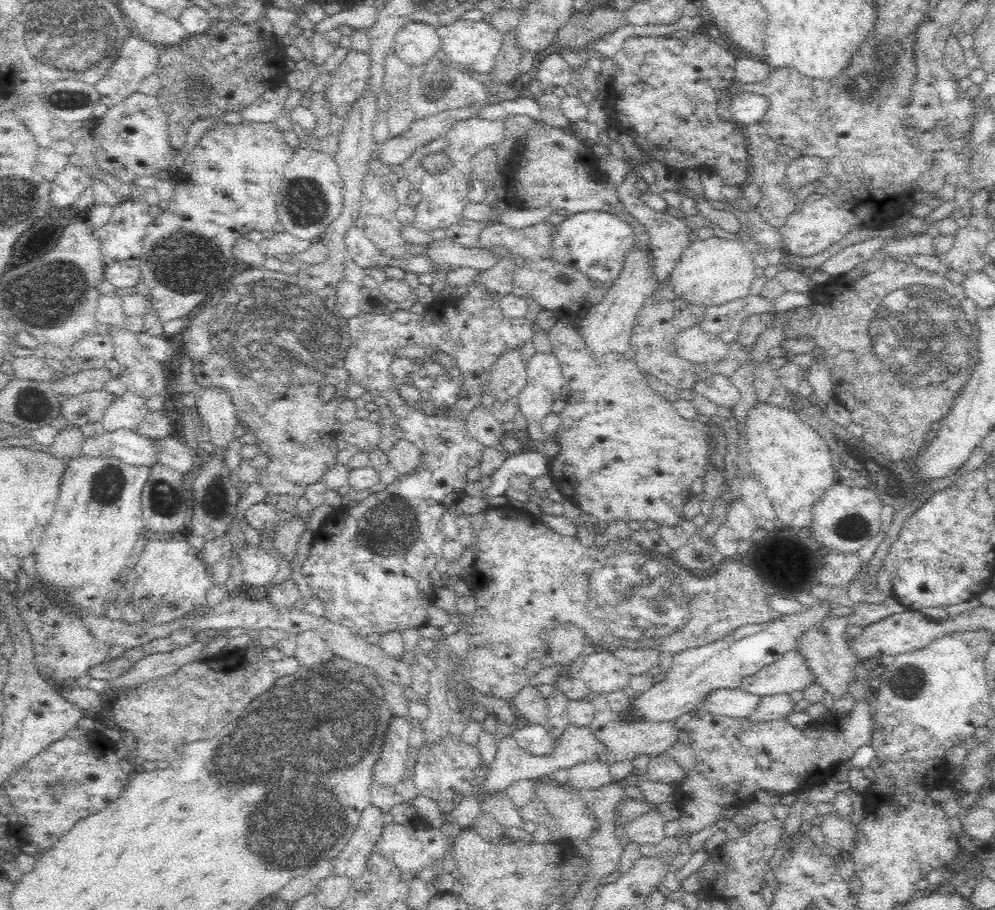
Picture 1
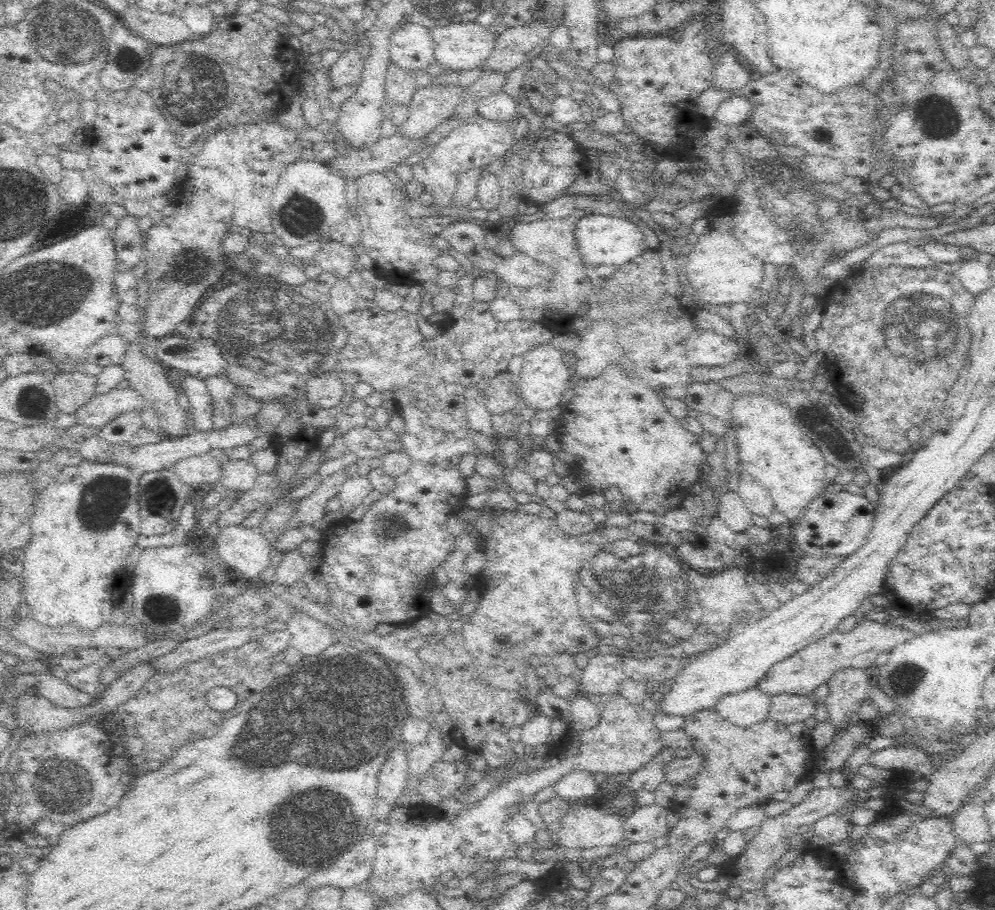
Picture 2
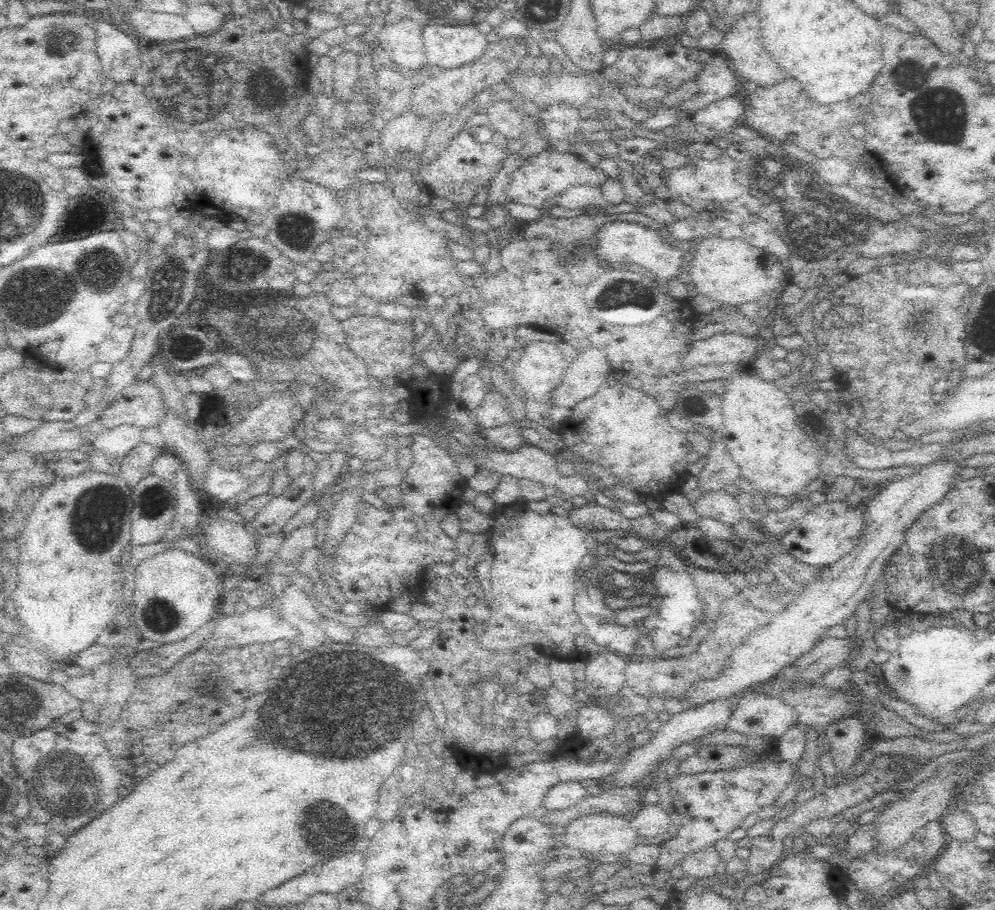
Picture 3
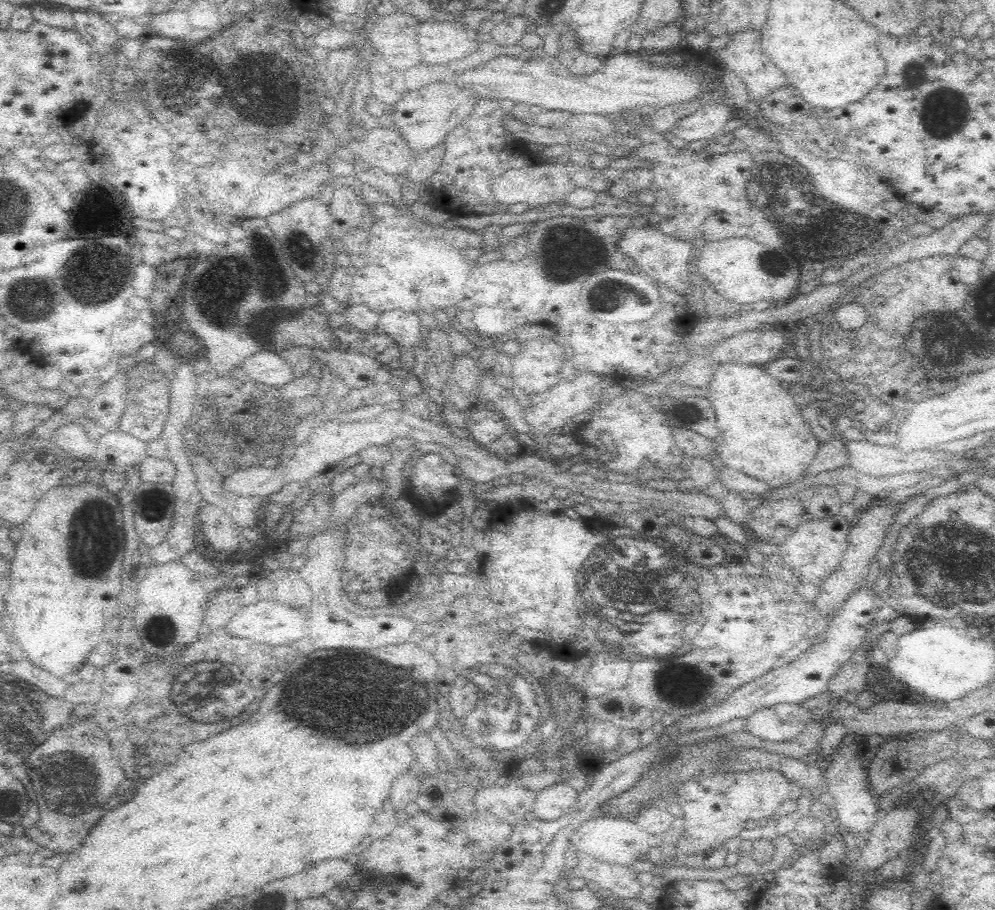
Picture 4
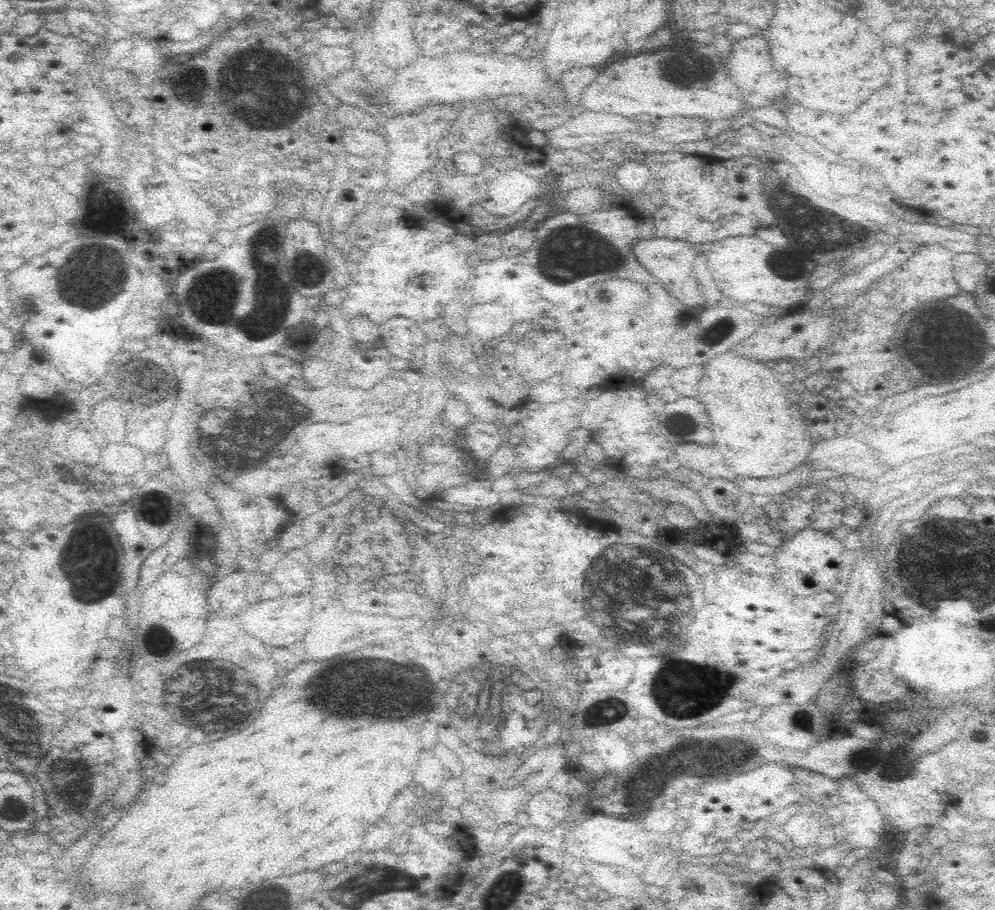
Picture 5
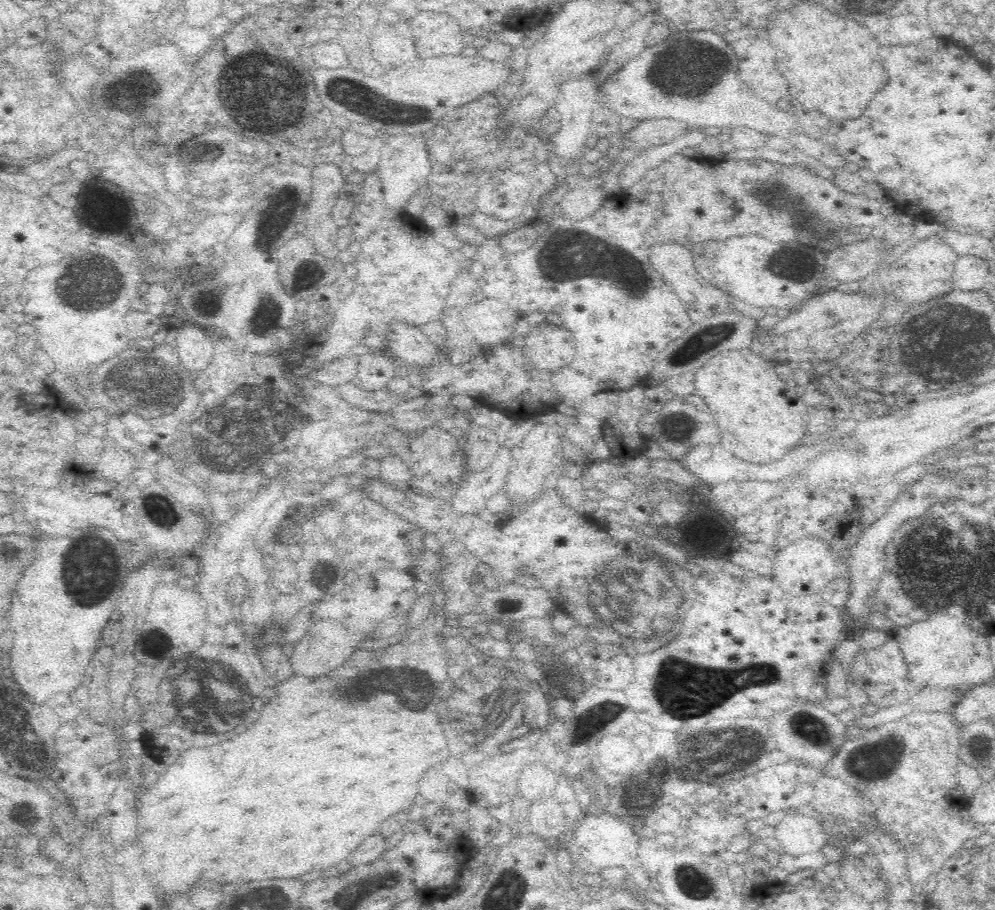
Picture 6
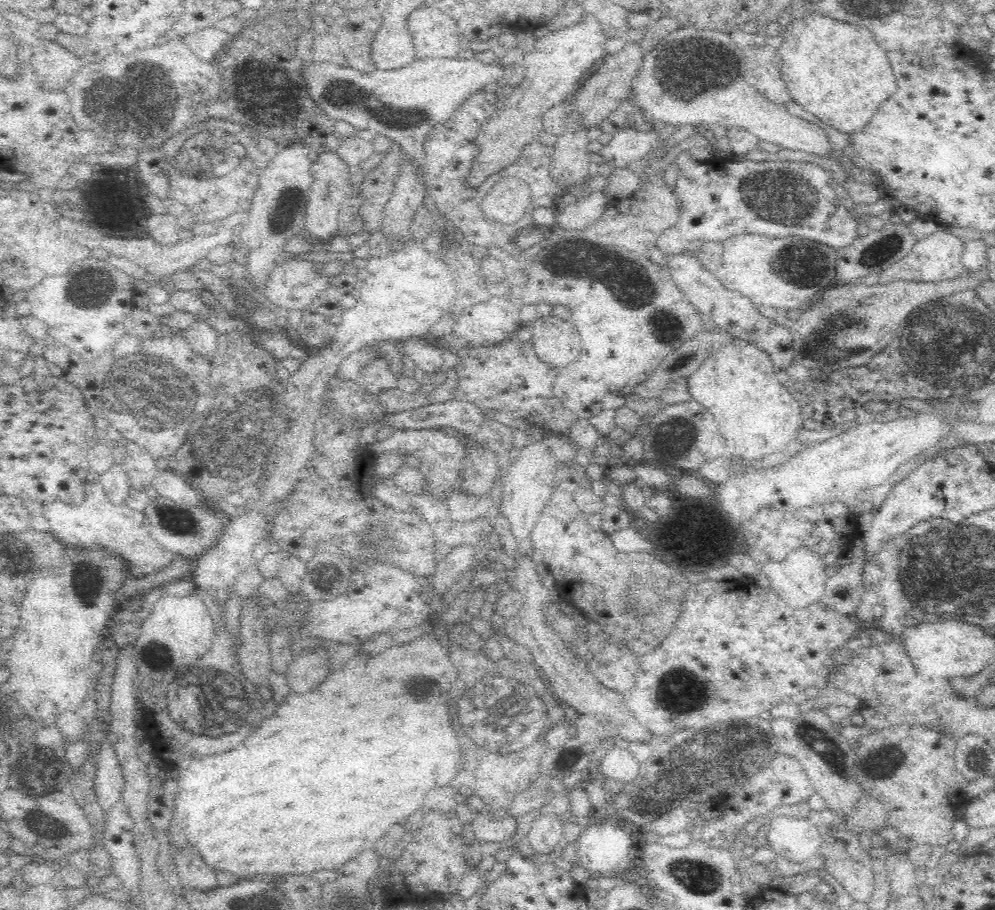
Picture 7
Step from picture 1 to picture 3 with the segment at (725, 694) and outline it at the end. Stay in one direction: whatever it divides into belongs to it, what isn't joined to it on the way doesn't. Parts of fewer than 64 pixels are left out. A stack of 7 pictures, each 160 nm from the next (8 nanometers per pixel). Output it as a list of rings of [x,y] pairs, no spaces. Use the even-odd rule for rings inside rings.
[[[748,692],[737,698],[735,706],[729,726],[743,735],[778,740],[791,727],[798,725],[797,714],[779,696]]]

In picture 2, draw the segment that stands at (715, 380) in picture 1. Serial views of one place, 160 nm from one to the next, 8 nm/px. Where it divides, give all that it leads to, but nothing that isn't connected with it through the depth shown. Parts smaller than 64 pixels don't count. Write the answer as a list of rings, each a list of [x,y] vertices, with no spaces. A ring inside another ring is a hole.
[[[711,381],[690,383],[681,397],[688,410],[711,414],[725,421],[731,417],[730,409],[735,398],[736,396],[723,388],[719,382]]]

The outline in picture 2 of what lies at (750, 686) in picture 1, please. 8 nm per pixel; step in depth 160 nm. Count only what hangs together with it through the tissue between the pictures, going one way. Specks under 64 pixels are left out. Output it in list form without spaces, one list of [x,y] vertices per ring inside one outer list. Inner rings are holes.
[[[866,619],[846,634],[837,630],[831,632],[816,643],[806,646],[802,651],[790,656],[786,661],[772,665],[762,680],[756,684],[756,689],[769,697],[780,694],[798,696],[812,694],[818,686],[825,685],[836,670],[848,667],[864,669],[867,666],[873,666],[879,654],[889,654],[894,648],[911,640],[914,635],[912,631],[903,627],[878,624],[878,622]]]

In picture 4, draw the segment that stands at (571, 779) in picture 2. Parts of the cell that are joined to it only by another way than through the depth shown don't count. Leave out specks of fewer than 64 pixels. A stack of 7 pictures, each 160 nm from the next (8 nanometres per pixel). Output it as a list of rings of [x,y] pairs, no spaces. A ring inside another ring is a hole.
[[[578,782],[558,783],[541,790],[533,802],[530,816],[541,821],[552,821],[566,815],[579,794],[579,789],[572,790],[570,786],[578,788]]]

